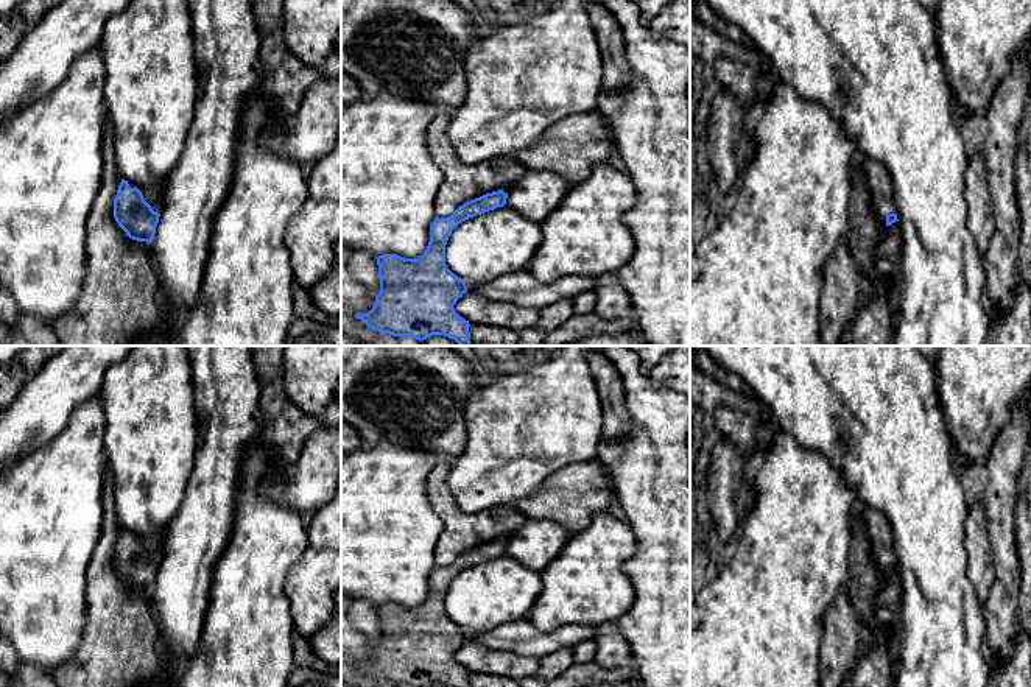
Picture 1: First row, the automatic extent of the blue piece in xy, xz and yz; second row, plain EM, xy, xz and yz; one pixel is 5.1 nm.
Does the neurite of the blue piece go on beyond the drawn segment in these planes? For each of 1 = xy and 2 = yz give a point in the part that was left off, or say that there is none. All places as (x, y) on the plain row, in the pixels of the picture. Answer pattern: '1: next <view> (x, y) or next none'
1: next xy (158, 556)
2: next yz (879, 530)

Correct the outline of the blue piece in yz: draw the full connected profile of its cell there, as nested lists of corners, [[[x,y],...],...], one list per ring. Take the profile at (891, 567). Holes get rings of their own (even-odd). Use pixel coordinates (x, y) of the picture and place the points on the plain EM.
[[[858,505],[857,509],[864,519],[871,537],[872,555],[880,575],[885,576],[899,570],[888,519],[880,511],[869,506]]]

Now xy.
[[[121,528],[114,547],[114,567],[129,587],[151,592],[162,559],[164,548],[150,555],[132,531]]]

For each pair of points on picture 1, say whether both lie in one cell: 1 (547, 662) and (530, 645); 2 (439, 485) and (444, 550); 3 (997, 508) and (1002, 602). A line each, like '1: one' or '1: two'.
1: two
2: one
3: one

